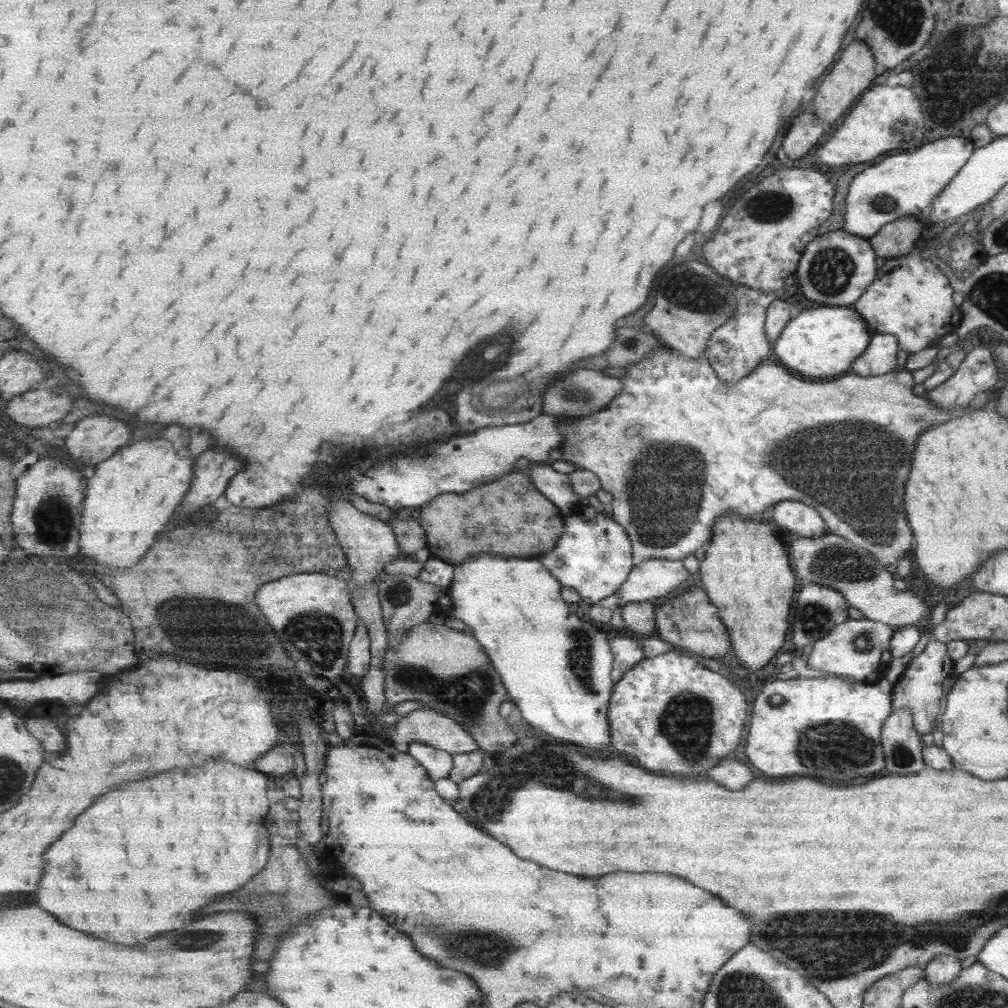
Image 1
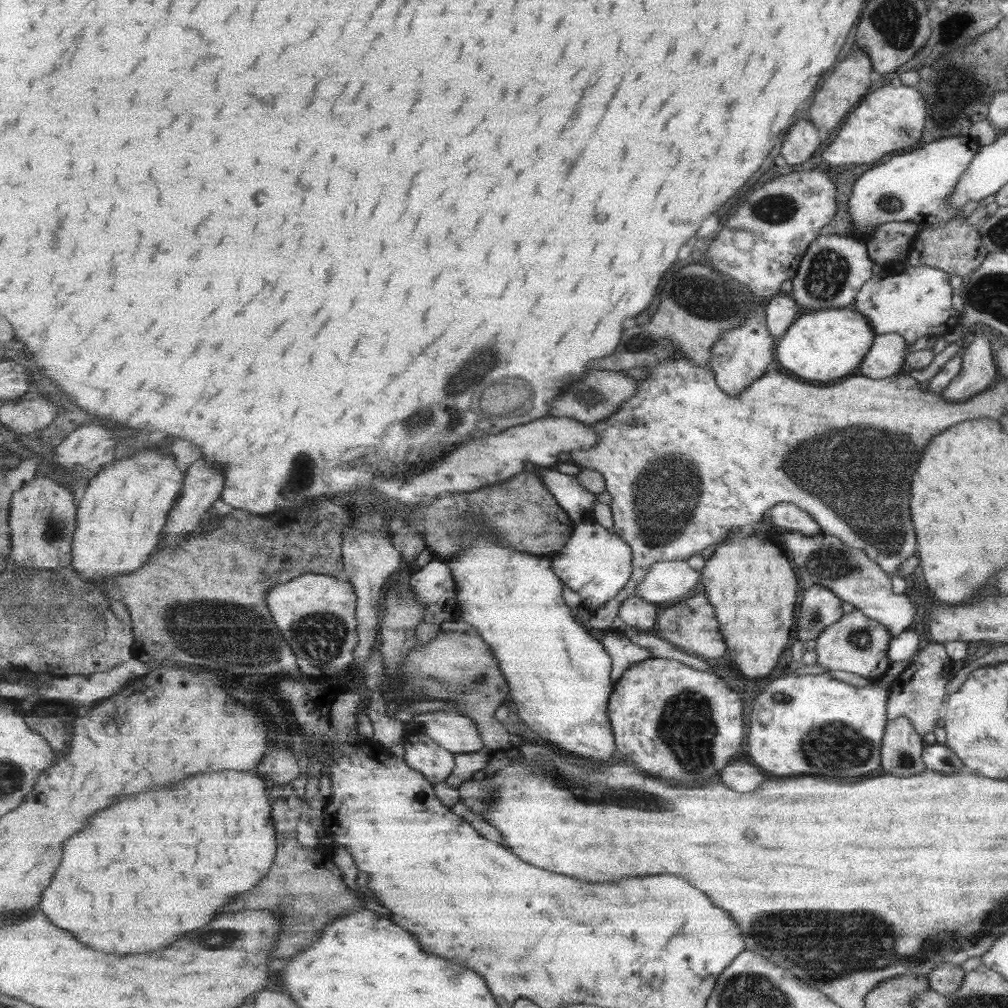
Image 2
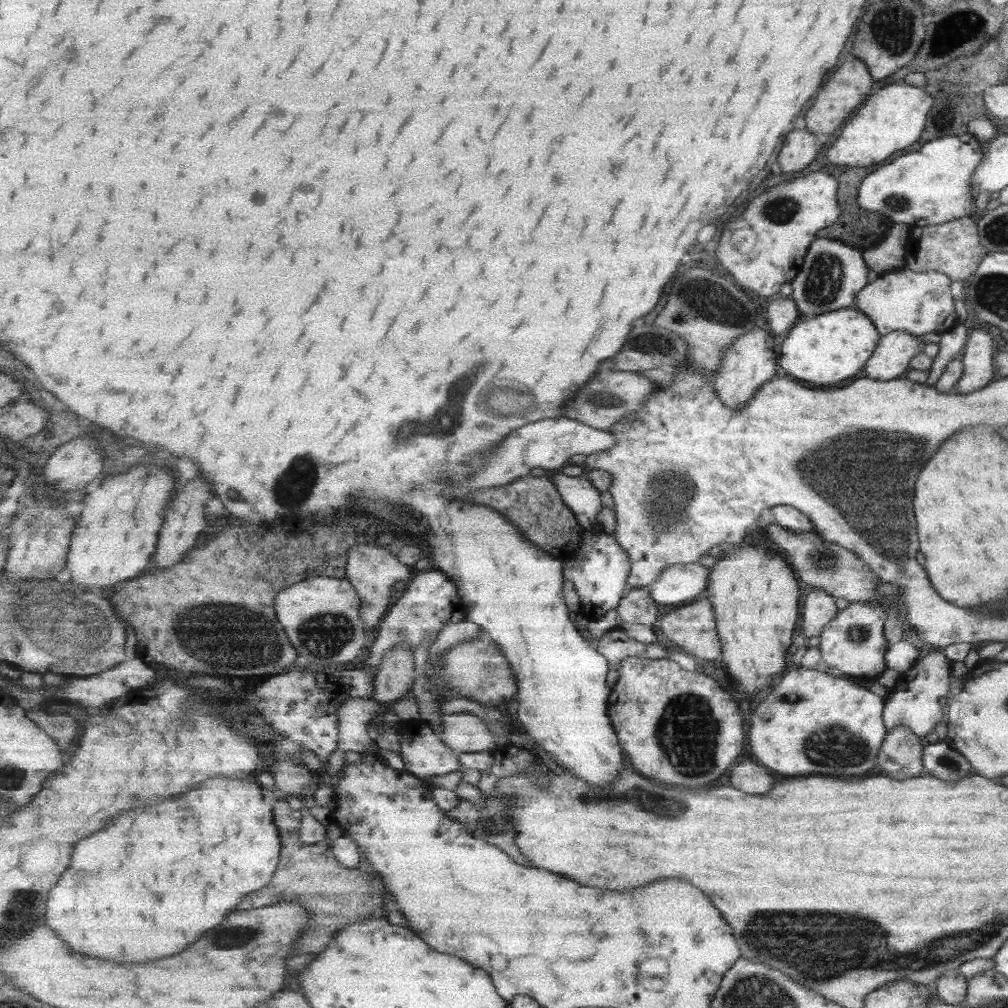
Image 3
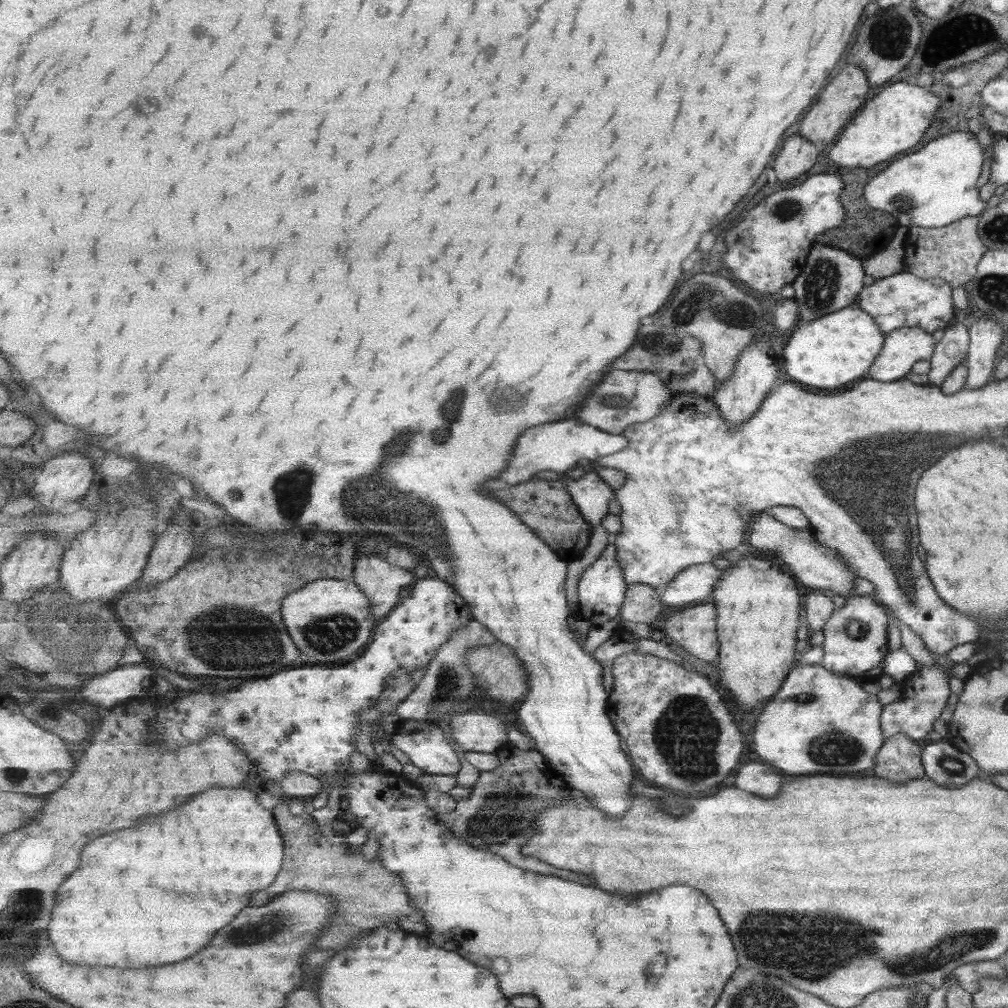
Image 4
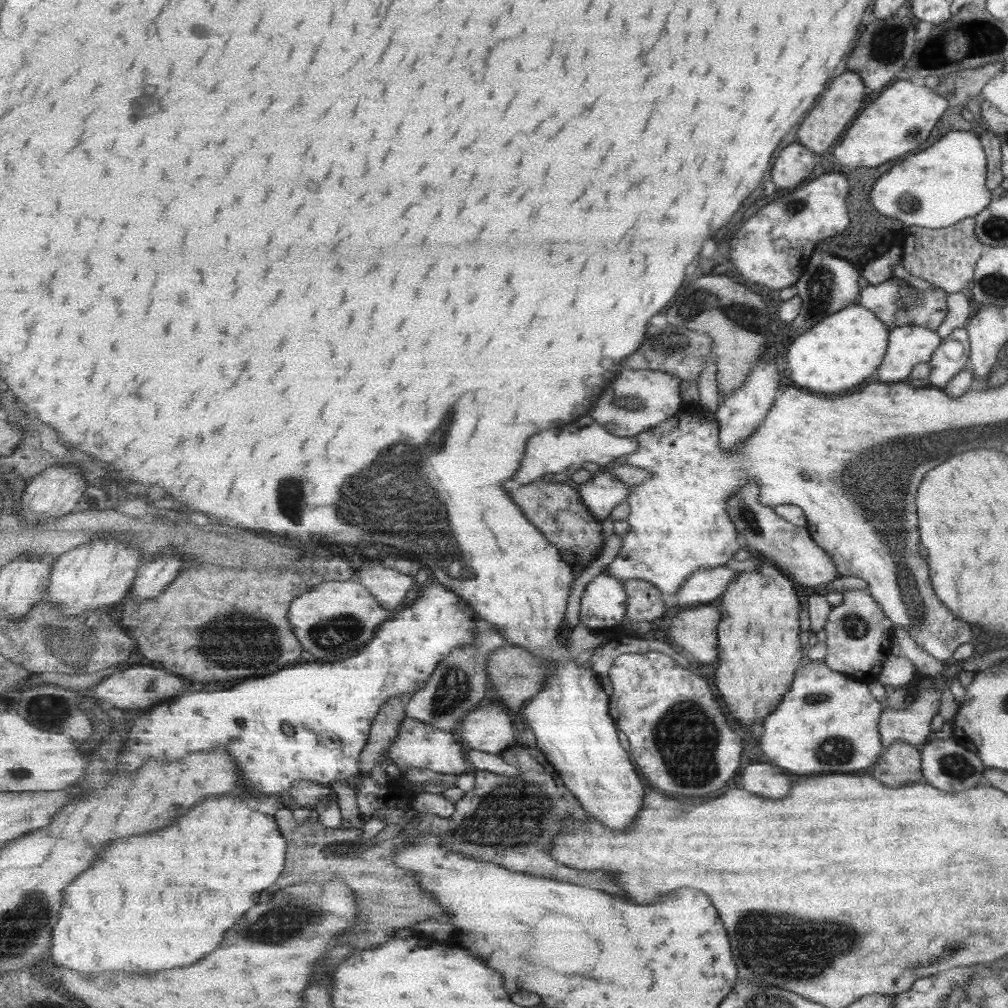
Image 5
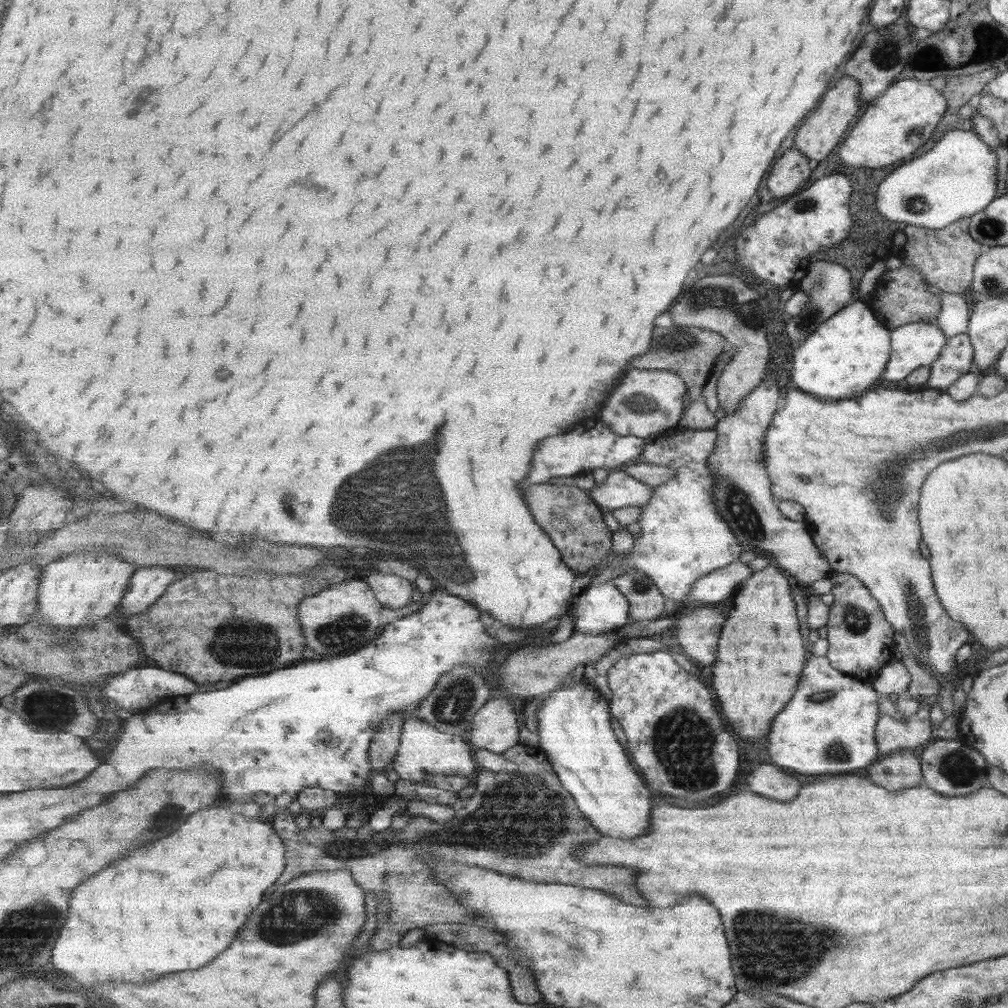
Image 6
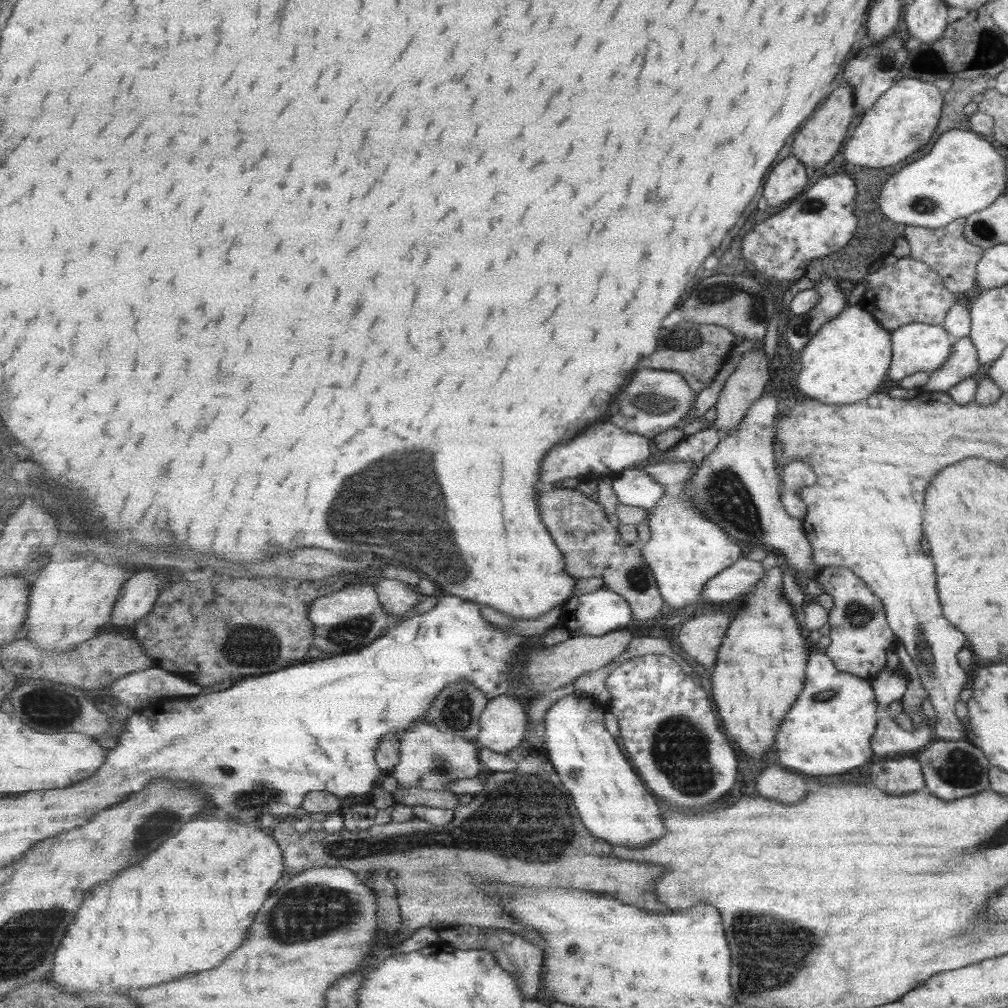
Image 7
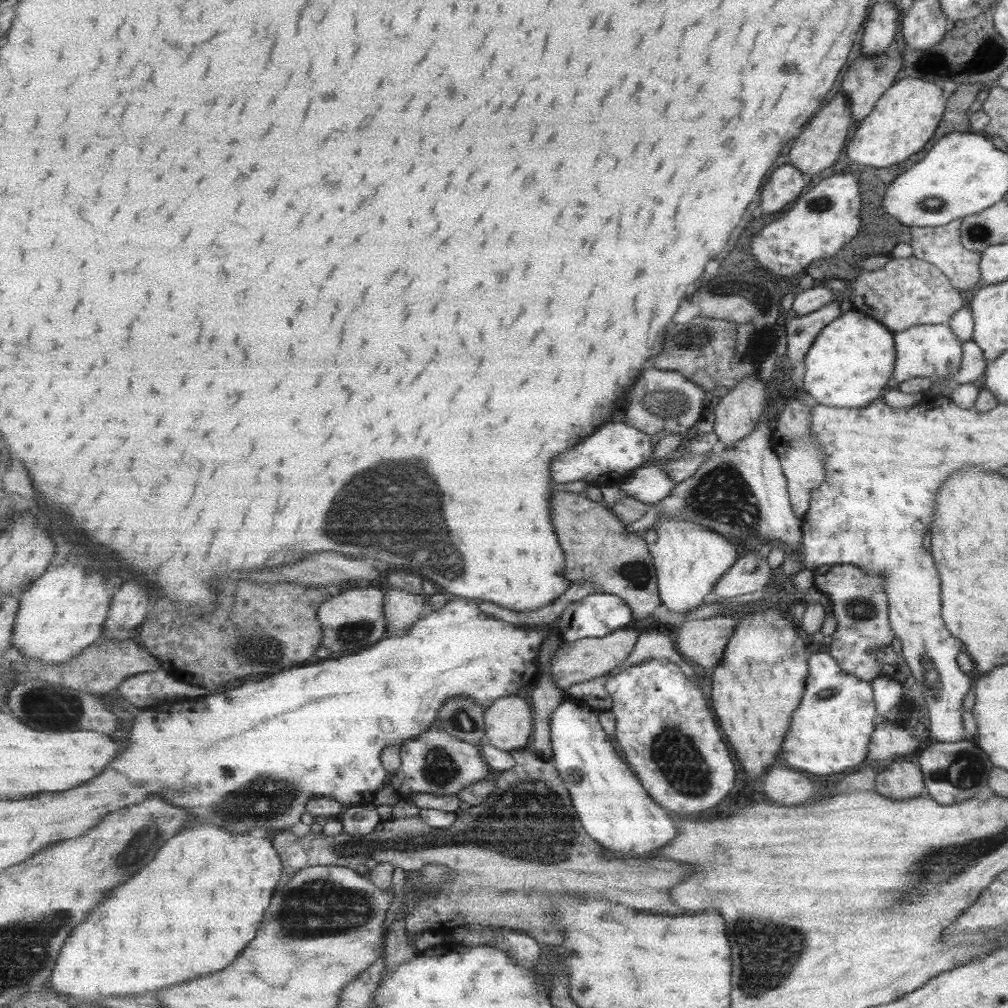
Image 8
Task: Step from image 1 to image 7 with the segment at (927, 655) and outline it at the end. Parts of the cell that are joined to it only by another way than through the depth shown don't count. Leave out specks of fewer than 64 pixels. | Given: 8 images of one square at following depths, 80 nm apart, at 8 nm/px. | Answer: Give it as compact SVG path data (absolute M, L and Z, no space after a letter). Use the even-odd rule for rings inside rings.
M880 718L870 740L870 749L874 759L889 759L893 754L914 754L930 742L929 734L931 730L923 723L908 732L891 718Z

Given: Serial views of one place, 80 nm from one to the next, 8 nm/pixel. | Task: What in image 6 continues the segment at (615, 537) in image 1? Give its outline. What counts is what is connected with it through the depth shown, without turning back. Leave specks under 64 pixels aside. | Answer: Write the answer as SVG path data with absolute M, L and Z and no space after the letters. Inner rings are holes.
M612 581L592 583L573 603L576 632L610 633L632 619L628 597Z

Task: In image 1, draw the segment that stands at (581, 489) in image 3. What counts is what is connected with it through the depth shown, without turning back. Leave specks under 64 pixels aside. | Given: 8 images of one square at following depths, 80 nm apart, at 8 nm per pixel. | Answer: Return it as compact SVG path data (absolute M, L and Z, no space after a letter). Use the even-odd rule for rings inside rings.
M534 462L527 474L531 477L533 484L536 484L536 487L548 496L562 513L573 514L578 510L578 504L583 500L574 491L569 473L557 472L550 463Z

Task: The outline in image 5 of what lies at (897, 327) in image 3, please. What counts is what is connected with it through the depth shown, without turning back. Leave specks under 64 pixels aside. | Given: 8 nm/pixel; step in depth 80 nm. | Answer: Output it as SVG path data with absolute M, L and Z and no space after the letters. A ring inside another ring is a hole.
M891 276L873 286L867 285L865 288L860 289L858 299L855 302L861 308L873 312L881 324L885 326L885 330L899 326L915 325L935 332L939 324L945 319L945 314L947 314L945 298L947 298L947 292L940 288L935 287L935 291L927 293L912 287L907 281ZM909 292L915 293L915 301L911 303L905 302L905 296L909 296Z

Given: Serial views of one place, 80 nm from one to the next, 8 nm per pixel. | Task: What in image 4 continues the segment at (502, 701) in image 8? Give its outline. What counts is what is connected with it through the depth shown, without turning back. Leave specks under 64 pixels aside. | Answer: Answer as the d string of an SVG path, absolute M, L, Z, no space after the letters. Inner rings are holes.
M481 711L457 712L452 716L449 725L446 726L448 734L466 752L499 751L508 744L507 728L505 722L494 713Z

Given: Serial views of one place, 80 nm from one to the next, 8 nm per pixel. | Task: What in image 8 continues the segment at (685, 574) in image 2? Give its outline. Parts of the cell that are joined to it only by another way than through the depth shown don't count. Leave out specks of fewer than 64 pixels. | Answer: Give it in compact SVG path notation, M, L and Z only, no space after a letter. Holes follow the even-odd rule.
M743 552L737 562L723 576L714 588L713 598L735 598L741 594L767 590L772 570L755 552Z

